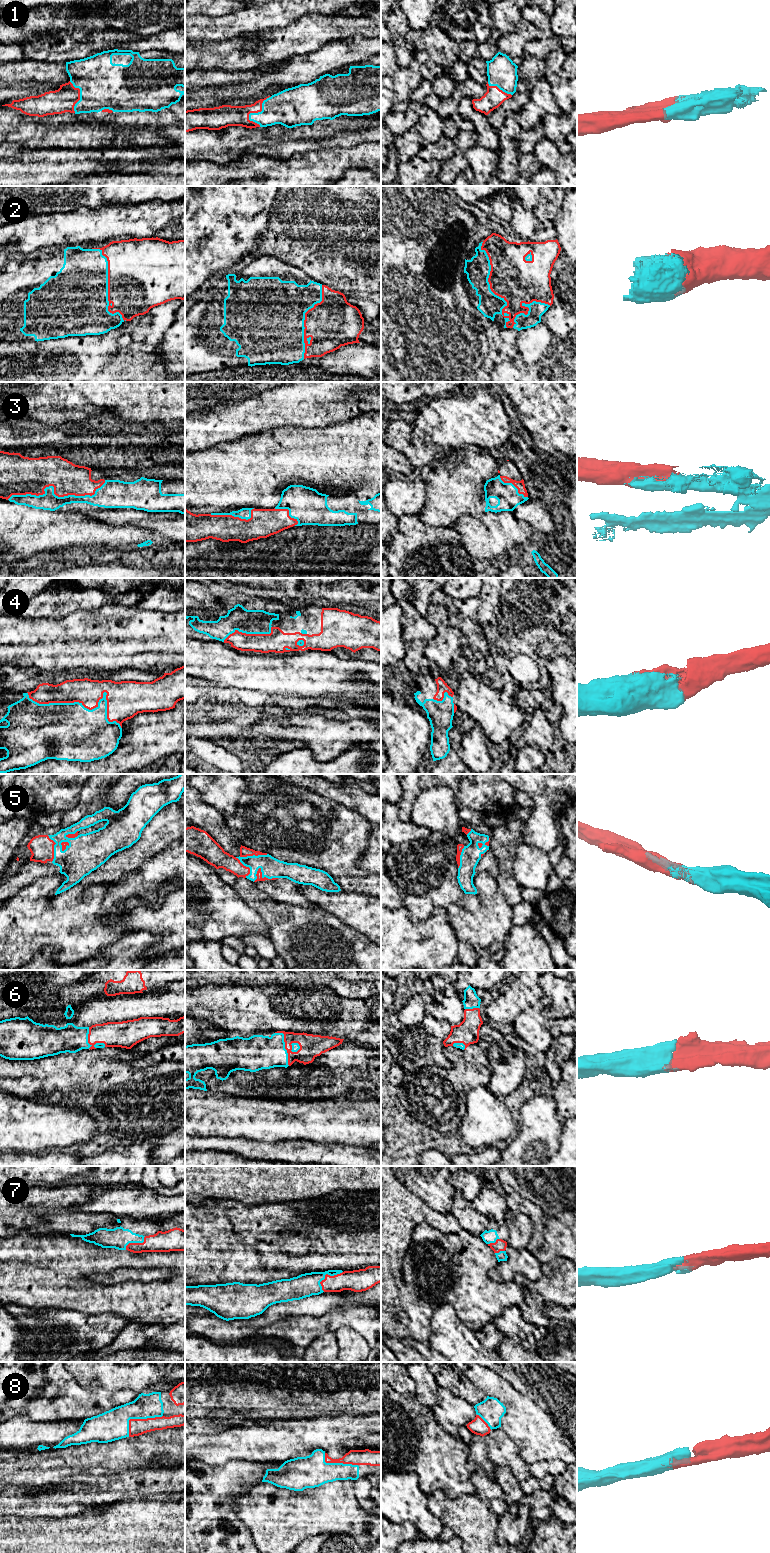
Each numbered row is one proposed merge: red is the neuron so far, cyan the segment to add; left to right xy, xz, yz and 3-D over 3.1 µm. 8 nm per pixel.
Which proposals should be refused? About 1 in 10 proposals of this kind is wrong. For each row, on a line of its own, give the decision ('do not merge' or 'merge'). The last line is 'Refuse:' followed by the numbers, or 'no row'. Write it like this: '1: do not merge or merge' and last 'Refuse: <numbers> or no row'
1: merge
2: merge
3: merge
4: merge
5: merge
6: merge
7: merge
8: merge
Refuse: no row

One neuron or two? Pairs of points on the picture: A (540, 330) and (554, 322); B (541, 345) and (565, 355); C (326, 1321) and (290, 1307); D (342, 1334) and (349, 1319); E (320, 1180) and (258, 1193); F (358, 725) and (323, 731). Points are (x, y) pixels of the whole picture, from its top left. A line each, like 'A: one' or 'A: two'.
A: two
B: two
C: two
D: two
E: one
F: one

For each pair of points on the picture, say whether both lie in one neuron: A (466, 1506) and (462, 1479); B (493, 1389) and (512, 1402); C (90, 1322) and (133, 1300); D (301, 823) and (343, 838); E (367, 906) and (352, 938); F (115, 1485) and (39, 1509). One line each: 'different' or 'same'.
A: different
B: same
C: different
D: same
E: different
F: same

